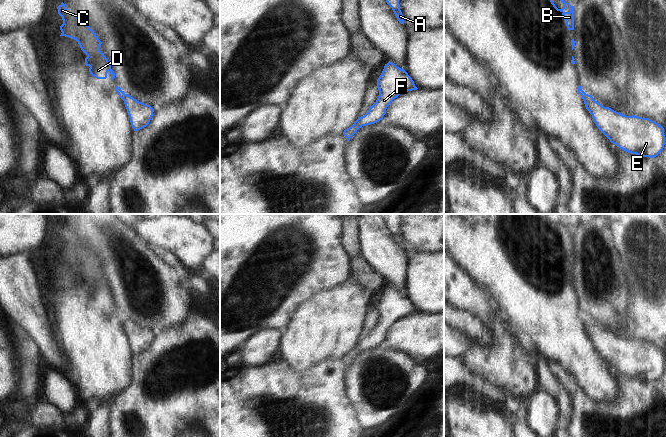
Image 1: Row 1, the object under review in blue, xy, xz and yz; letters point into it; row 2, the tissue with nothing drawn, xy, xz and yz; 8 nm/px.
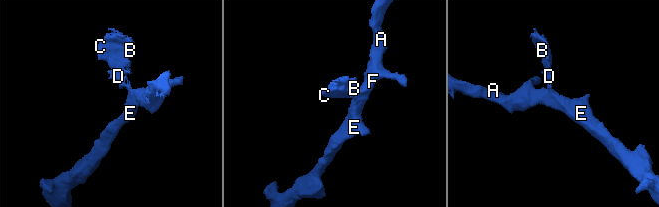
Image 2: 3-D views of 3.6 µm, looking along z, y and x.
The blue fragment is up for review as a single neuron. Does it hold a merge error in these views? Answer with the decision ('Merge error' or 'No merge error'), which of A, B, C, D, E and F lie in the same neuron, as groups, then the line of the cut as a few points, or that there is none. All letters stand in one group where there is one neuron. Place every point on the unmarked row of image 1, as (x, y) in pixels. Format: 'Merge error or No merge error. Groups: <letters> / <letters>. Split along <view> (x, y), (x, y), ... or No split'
Merge error. Groups: A E F / B C D. Split along xy (125, 318), (122, 323)

